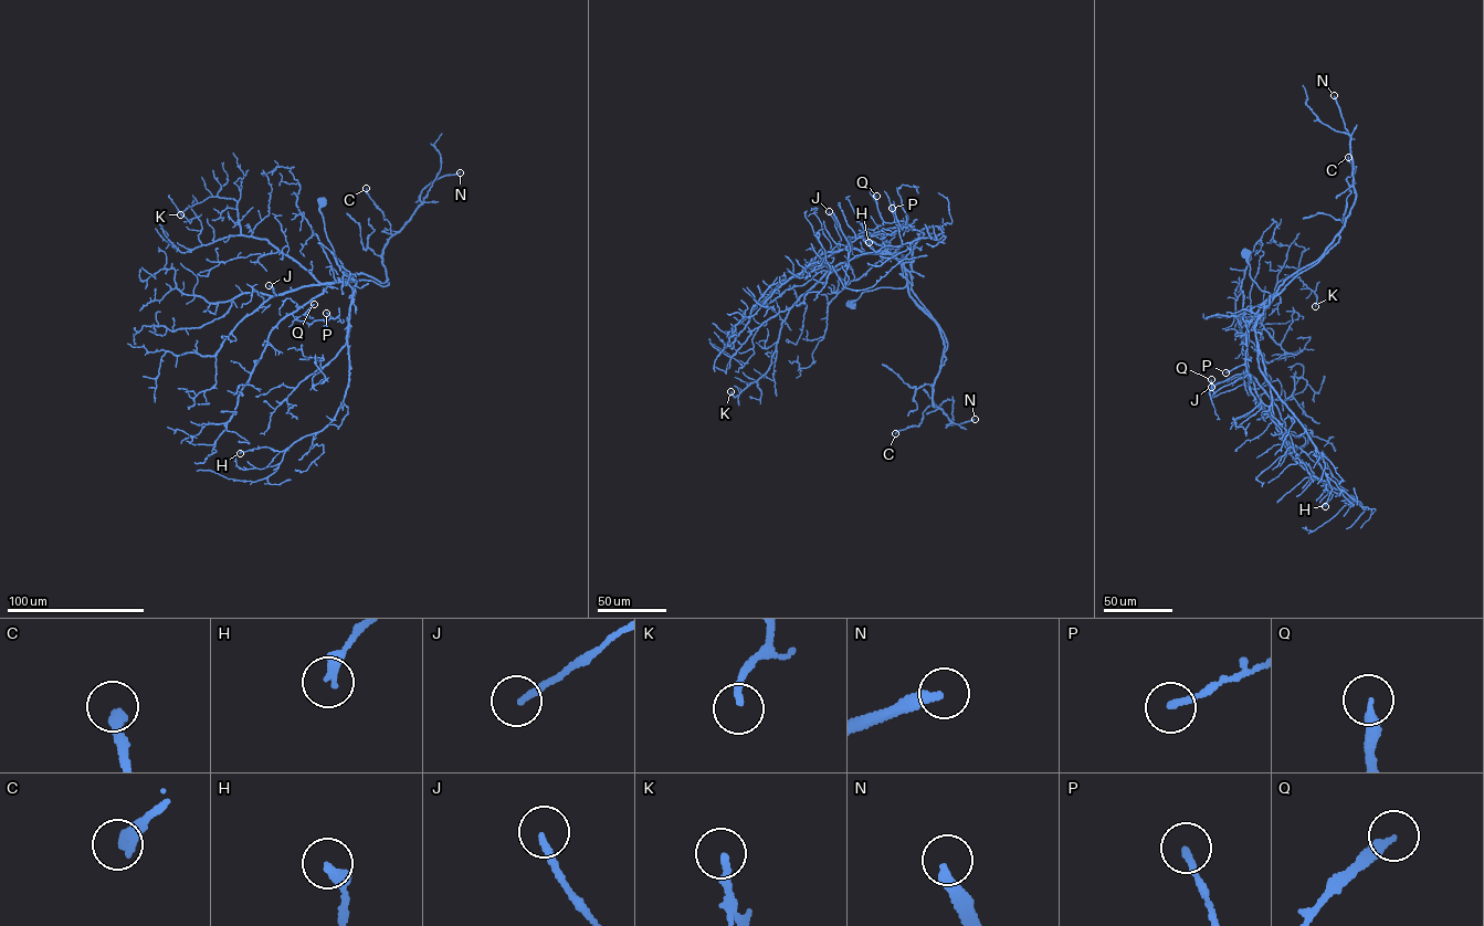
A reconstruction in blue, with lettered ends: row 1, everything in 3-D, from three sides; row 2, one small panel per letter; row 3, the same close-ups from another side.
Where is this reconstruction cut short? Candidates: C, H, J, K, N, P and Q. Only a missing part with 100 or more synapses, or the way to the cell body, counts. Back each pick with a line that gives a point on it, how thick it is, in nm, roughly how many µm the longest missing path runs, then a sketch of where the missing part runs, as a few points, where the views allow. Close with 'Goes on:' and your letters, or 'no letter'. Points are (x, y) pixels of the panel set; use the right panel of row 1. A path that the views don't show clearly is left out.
N: (1334, 95) | 280 nm | 450 µm
Goes on: N

